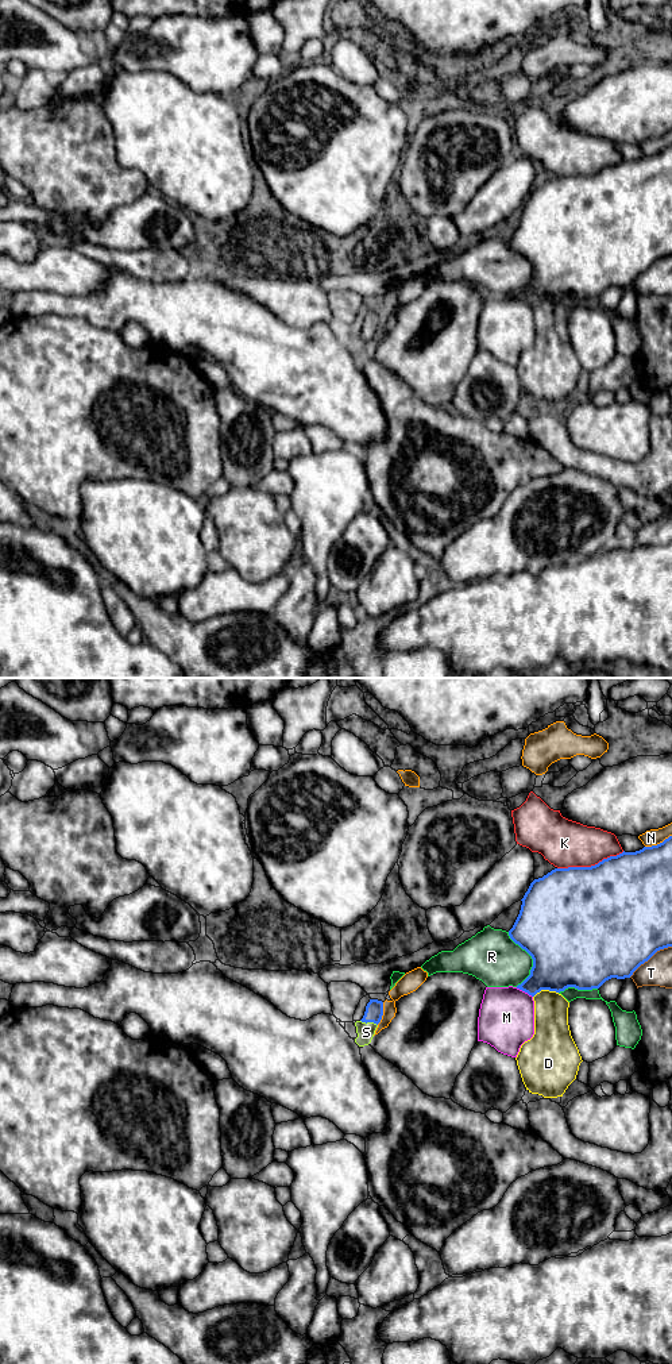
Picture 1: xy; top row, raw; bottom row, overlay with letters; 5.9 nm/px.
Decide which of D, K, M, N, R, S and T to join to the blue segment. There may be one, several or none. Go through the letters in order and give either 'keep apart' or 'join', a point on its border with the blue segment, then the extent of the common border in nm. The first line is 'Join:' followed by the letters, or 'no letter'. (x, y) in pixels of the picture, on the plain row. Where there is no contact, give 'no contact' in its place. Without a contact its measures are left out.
Join: S
D: keep apart; meets blue in xy at (545, 297); contact 160 nm long
K: keep apart; meets blue in xy at (591, 174); contact 420 nm long
M: keep apart; meets blue in xy at (524, 299); contact 120 nm long
N: keep apart; meets blue in xy at (382, 322); contact 140 nm long
R: keep apart; meets blue in xy at (532, 266); contact 340 nm long
S: join; meets blue in xy at (369, 330); contact 110 nm long
T: keep apart; meets blue in xy at (649, 266); contact 320 nm long

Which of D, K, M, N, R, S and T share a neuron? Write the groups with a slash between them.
D / K / M / N / R / S / T

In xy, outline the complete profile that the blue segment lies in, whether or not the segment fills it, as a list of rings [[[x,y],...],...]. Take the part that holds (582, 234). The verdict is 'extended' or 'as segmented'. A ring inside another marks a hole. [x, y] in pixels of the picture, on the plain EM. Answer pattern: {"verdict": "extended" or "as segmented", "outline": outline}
{"verdict": "as segmented", "outline": [[[672,145],[636,161],[623,159],[591,176],[555,177],[534,188],[521,209],[509,244],[532,265],[533,276],[517,297],[534,305],[541,298],[592,298],[611,286],[630,286],[657,259],[672,255]]]}

